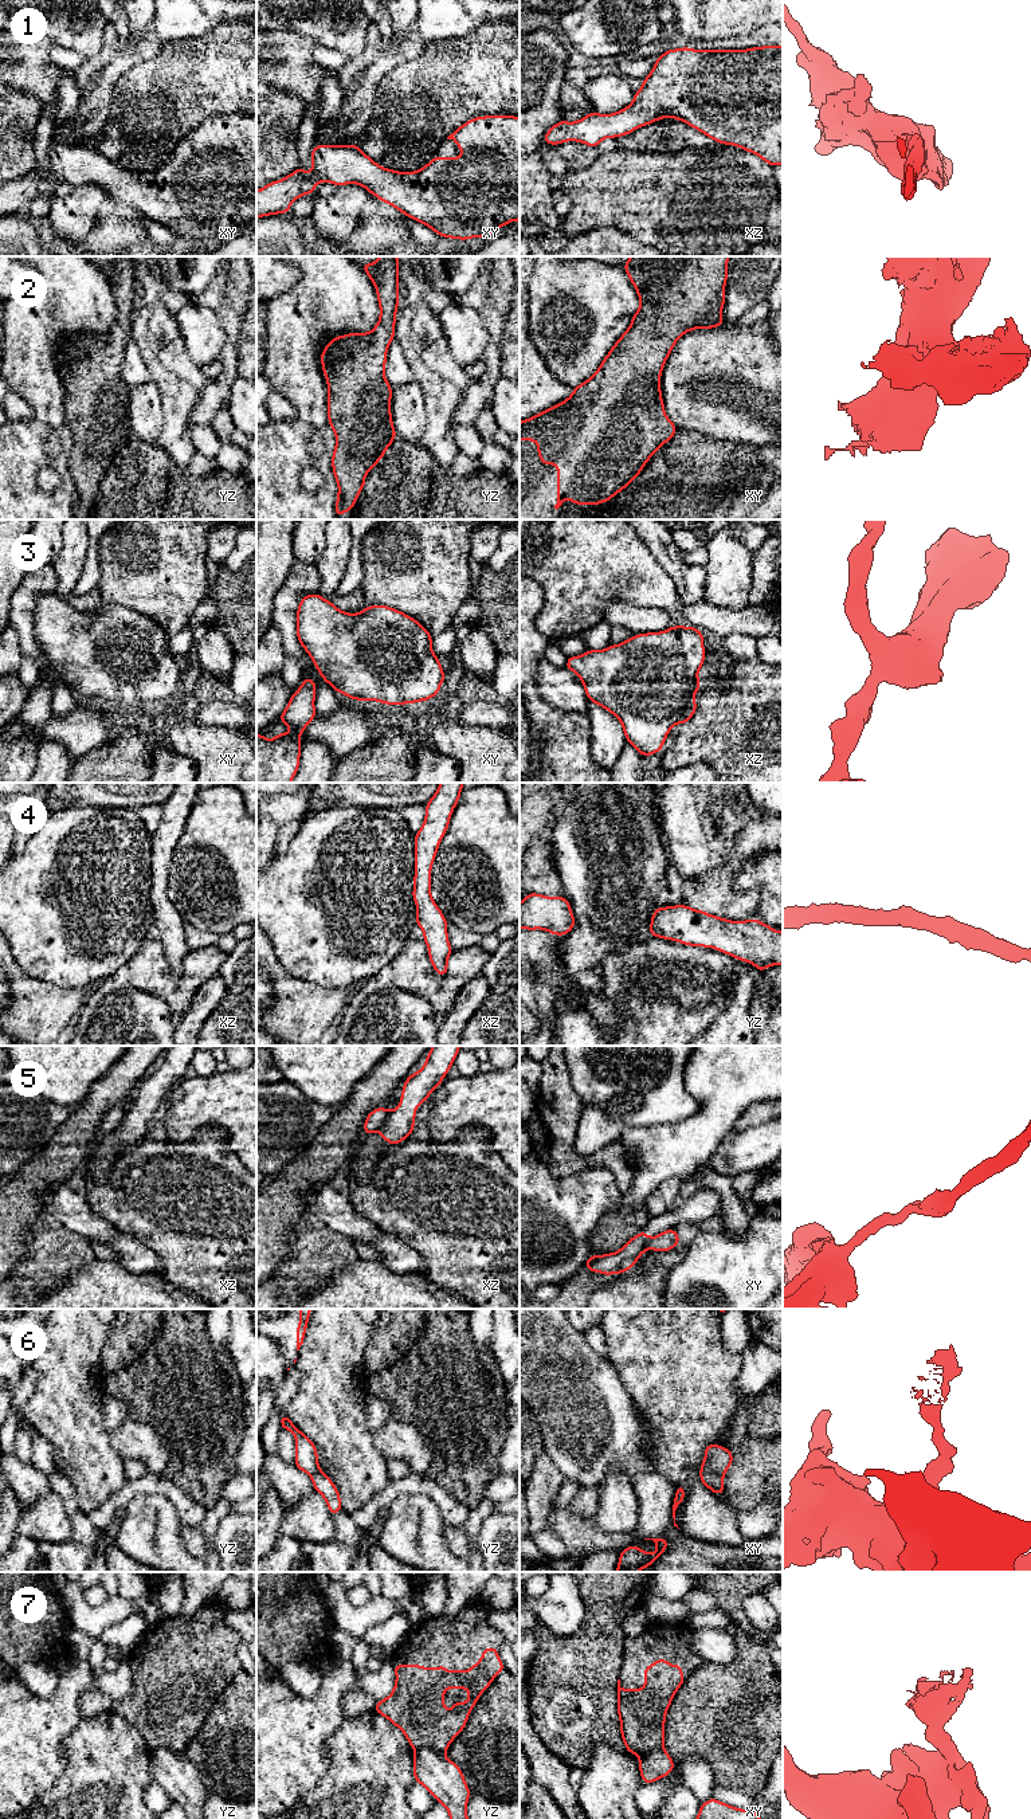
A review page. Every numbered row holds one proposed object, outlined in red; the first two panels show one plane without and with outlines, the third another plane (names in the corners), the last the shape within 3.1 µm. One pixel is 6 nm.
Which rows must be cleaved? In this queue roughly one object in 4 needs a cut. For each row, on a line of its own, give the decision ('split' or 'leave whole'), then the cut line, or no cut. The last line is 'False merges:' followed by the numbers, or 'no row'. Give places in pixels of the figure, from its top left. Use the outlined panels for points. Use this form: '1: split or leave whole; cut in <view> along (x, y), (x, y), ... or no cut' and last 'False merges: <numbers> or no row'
1: leave whole; no cut
2: leave whole; no cut
3: leave whole; no cut
4: leave whole; no cut
5: split; cut in xz along (389, 1112), (389, 1118), (381, 1129)
6: split; cut in xy along (701, 1470), (722, 1476)
7: split; cut in yz along (415, 1751), (431, 1748), (443, 1755)
False merges: 5, 6, 7

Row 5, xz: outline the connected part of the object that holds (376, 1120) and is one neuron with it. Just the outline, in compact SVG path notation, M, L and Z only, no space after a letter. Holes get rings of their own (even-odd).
M384 1106L376 1108L365 1118L364 1134L369 1134L383 1129L385 1124L388 1122L388 1120L389 1120L389 1110L387 1110Z

